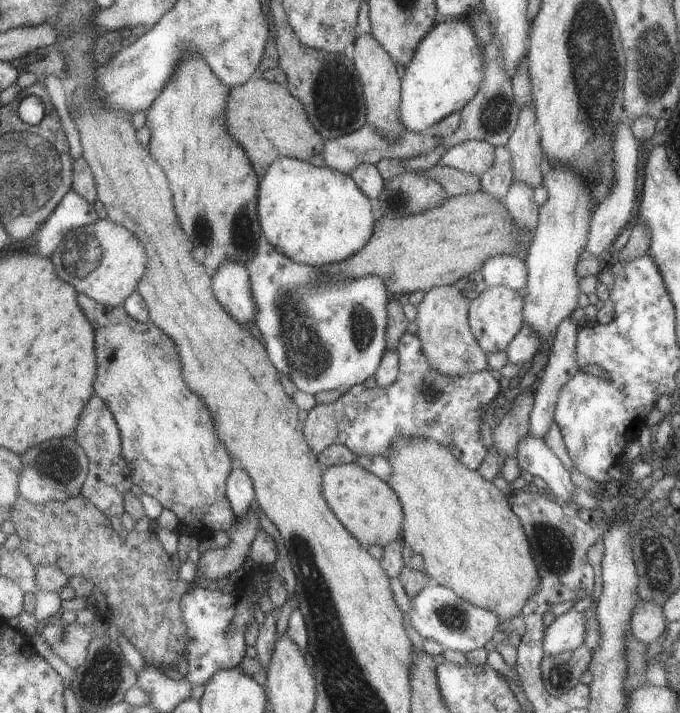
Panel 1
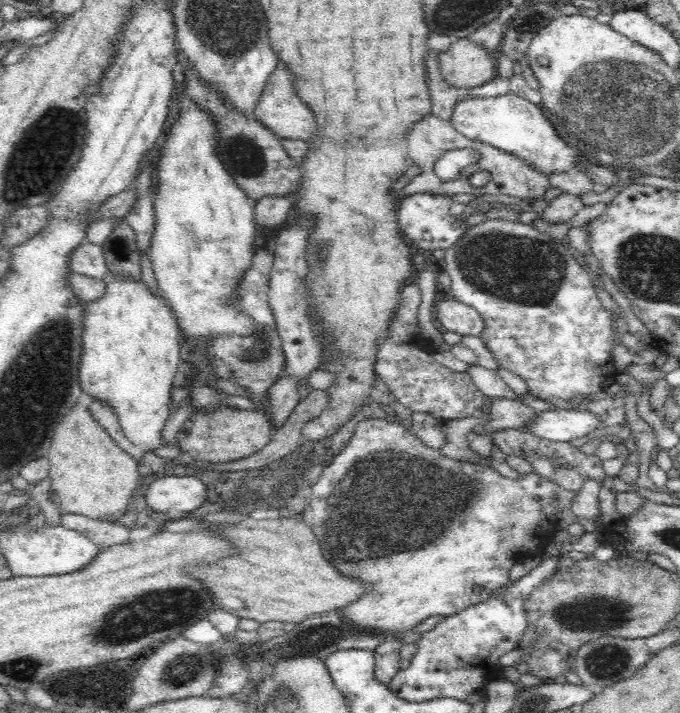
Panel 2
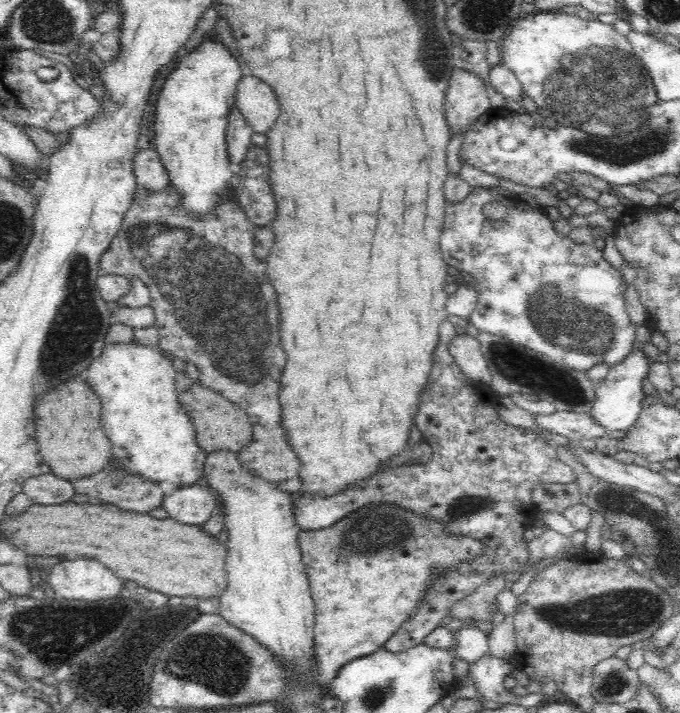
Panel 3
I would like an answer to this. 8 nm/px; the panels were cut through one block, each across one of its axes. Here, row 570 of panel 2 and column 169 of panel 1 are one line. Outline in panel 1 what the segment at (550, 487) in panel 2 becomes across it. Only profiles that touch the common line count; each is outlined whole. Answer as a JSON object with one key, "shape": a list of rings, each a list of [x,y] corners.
{"shape":[[[84,293],[78,294],[78,306],[90,324],[96,326],[96,356],[98,376],[94,392],[112,411],[122,441],[122,452],[130,468],[134,484],[145,494],[156,498],[163,508],[176,514],[180,522],[199,530],[199,538],[219,533],[230,534],[234,528],[233,512],[226,496],[227,478],[234,462],[227,448],[218,440],[212,416],[204,402],[182,382],[180,360],[168,336],[154,324],[134,320],[123,306],[109,307],[92,300]]]}

